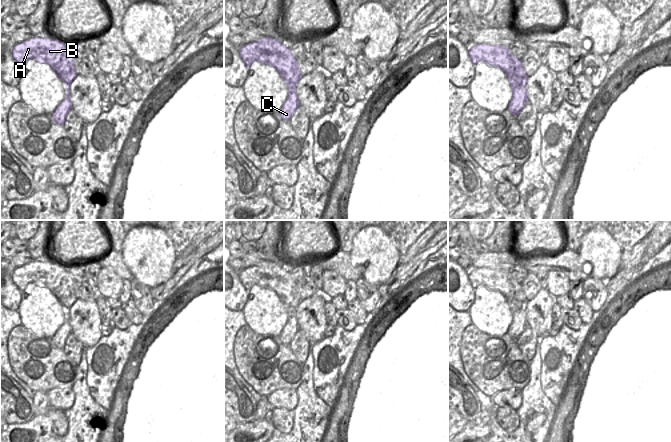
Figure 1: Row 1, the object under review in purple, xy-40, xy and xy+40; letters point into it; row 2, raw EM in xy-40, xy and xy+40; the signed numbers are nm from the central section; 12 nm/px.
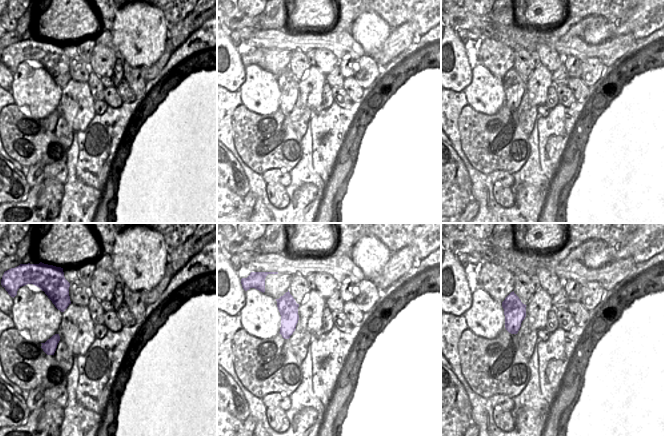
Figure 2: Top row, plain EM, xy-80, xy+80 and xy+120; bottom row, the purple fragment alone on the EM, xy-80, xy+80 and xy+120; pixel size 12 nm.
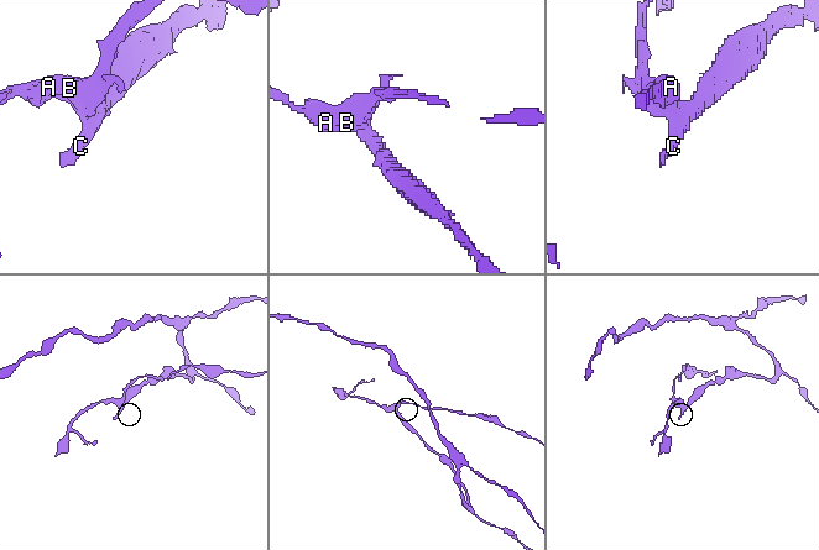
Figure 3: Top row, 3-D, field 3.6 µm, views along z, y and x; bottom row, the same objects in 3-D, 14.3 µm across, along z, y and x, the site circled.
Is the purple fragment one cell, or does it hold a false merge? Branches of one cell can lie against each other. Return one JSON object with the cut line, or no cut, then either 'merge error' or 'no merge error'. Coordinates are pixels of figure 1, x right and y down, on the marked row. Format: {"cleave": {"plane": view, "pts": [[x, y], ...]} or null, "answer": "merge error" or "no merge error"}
{"cleave": {"plane": "xy+40", "pts": [[526, 76], [509, 75], [507, 77]]}, "answer": "merge error"}

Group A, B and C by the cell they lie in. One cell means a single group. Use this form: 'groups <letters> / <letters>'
groups A B / C

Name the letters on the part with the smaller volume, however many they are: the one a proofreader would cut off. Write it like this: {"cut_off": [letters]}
{"cut_off": ["A", "B"]}

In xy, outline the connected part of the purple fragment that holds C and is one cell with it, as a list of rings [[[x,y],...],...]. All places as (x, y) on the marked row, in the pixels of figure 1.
[[[290,78],[288,81],[284,80],[288,88],[288,97],[285,100],[279,114],[285,121],[289,121],[299,106],[299,101],[296,94],[296,84],[294,78]]]

